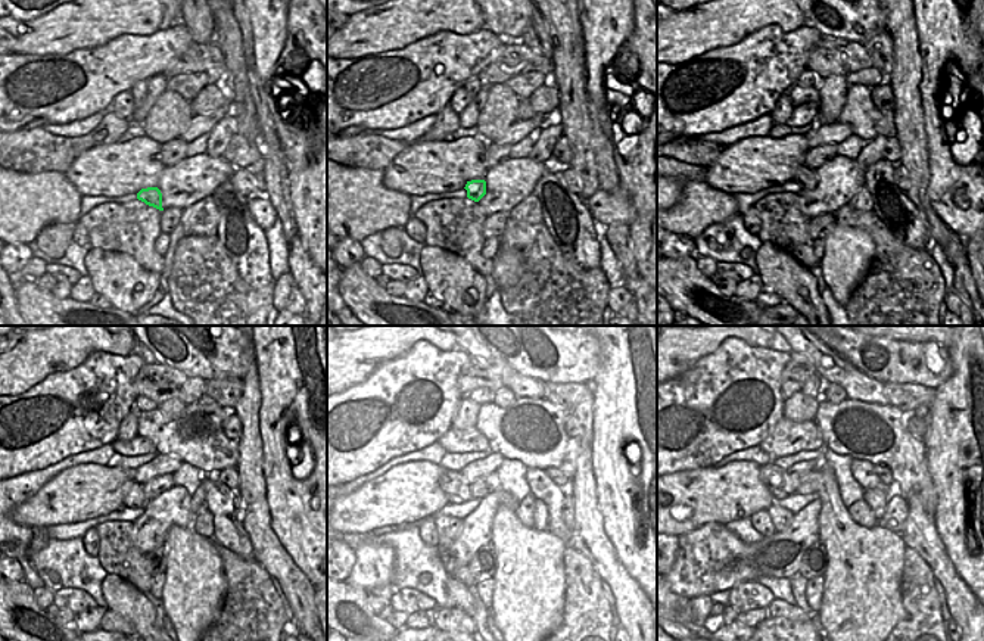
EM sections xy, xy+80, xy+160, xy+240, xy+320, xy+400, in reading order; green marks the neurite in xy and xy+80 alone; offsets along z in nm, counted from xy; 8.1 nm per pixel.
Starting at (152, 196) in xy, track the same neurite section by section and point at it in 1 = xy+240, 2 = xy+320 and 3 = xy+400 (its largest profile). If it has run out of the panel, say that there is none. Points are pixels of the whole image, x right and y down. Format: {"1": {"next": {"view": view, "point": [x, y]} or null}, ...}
{"1": {"next": {"view": "xy+240", "point": [133, 495]}}, "2": {"next": {"view": "xy+320", "point": [457, 492]}}, "3": {"next": {"view": "xy+400", "point": [766, 470]}}}

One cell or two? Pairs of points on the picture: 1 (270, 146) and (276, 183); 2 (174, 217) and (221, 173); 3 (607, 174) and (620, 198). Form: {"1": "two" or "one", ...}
{"1": "one", "2": "two", "3": "two"}

